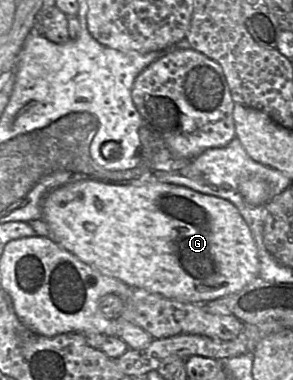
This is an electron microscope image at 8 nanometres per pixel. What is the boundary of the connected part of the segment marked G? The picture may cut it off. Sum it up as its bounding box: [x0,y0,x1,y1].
[42,181,260,304]

